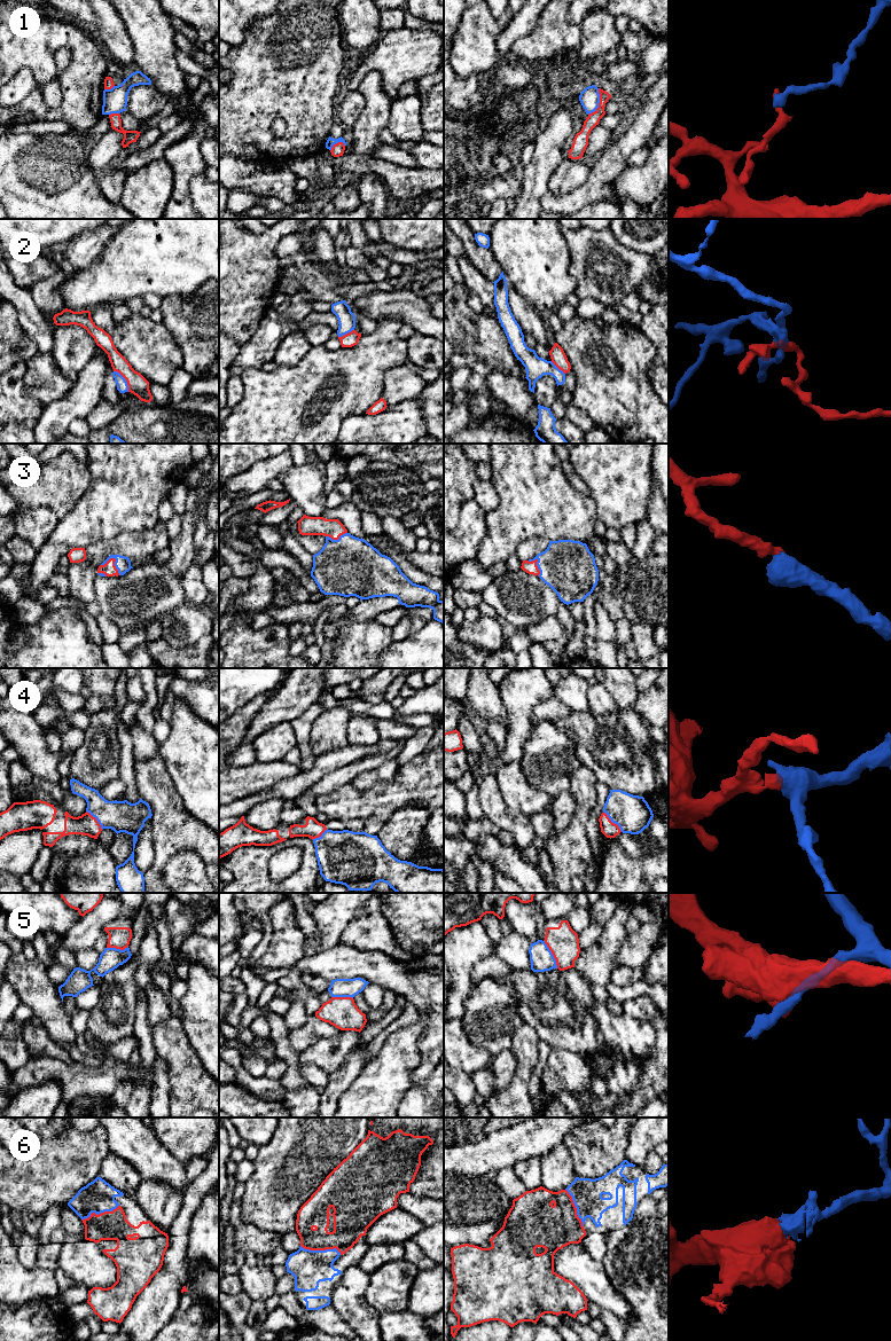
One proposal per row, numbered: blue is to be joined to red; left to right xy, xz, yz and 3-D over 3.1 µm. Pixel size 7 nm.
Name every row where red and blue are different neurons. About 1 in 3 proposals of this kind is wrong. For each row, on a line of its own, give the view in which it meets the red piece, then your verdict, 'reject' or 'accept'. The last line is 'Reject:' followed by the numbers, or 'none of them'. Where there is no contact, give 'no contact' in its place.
1: contact in yz; reject
2: contact in xy; reject
3: contact in xy; accept
4: contact in yz; accept
5: contact in yz; reject
6: contact in xz; accept
Reject: 1, 2, 5

